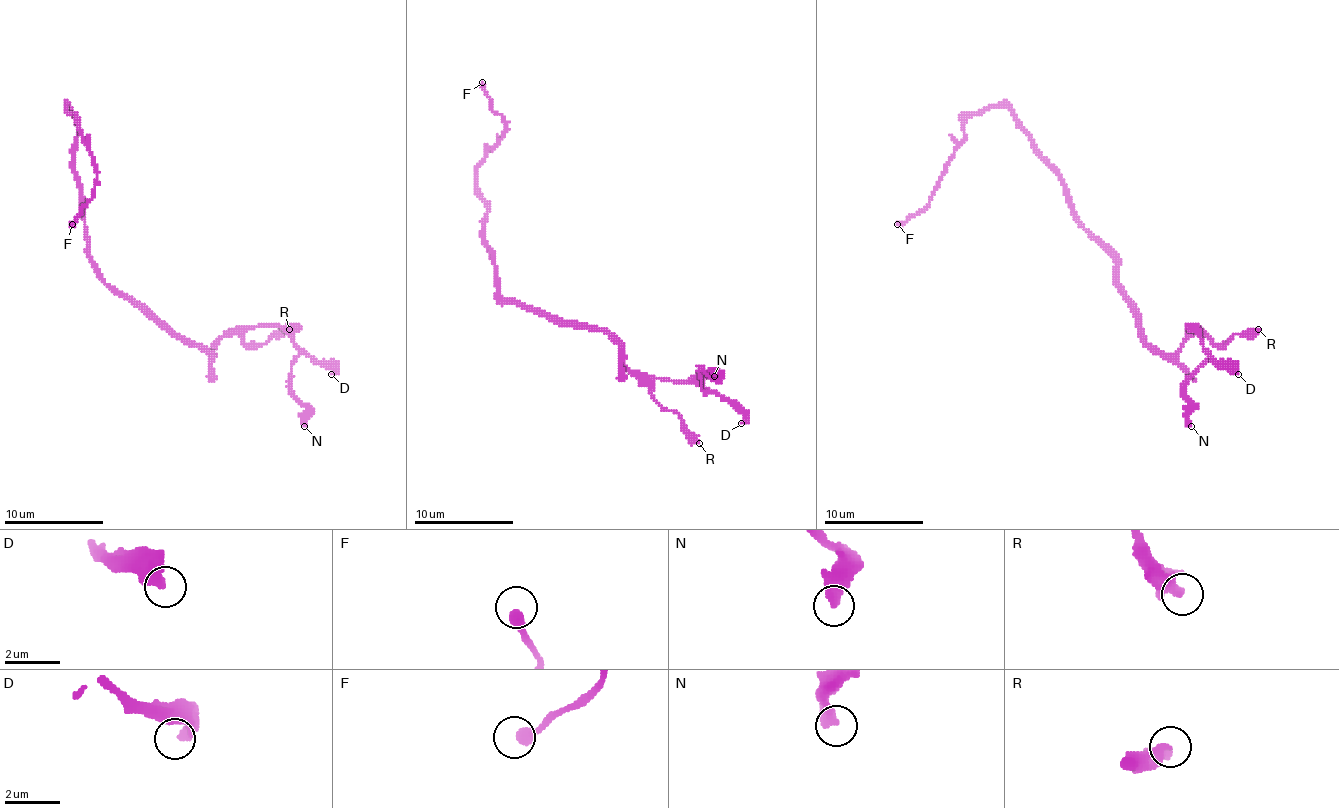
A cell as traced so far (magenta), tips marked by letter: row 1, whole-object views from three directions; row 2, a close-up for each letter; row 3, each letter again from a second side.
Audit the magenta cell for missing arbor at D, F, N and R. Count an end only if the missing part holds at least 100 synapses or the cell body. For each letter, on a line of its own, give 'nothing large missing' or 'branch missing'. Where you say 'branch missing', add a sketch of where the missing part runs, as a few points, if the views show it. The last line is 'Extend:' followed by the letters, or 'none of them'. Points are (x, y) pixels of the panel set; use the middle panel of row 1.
D: nothing large missing
F: nothing large missing
N: nothing large missing
R: nothing large missing
Extend: none of them

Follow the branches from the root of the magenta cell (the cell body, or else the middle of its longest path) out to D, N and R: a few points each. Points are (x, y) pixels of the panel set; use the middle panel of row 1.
D: (504, 301), (604, 331), (634, 373), (694, 381), (724, 395), (743, 415), (741, 423)
N: (504, 301), (604, 331), (634, 373), (694, 381), (706, 393), (701, 371), (714, 376)
R: (504, 301), (604, 331), (619, 346), (619, 358), (664, 408), (684, 420), (699, 443)

